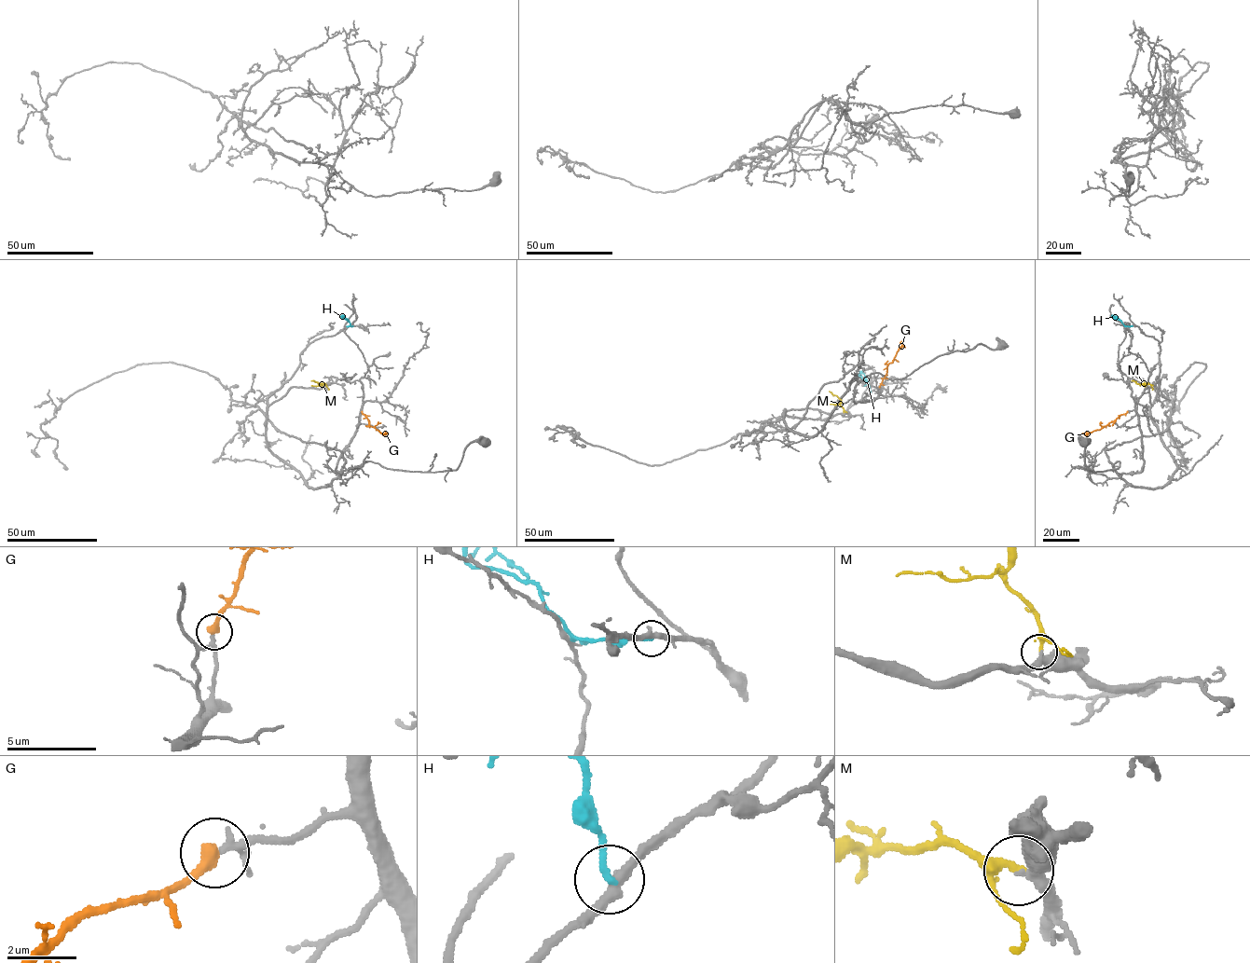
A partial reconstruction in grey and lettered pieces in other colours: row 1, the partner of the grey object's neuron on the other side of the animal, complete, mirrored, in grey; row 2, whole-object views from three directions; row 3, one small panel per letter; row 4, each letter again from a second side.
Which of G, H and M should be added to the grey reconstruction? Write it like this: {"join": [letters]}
{"join": ["G", "M"]}

